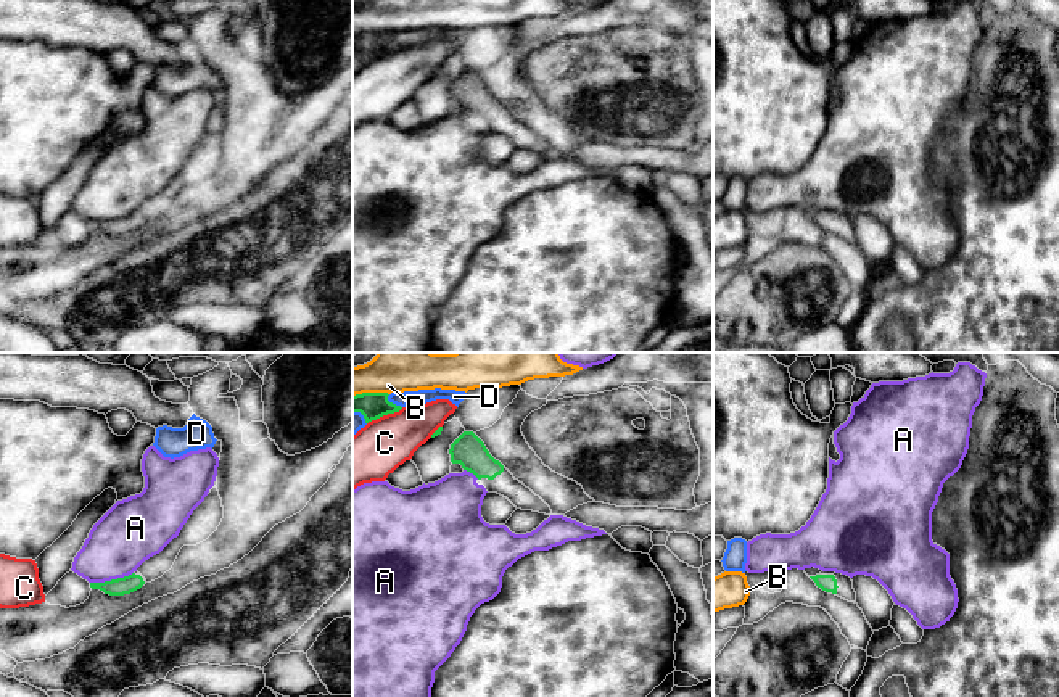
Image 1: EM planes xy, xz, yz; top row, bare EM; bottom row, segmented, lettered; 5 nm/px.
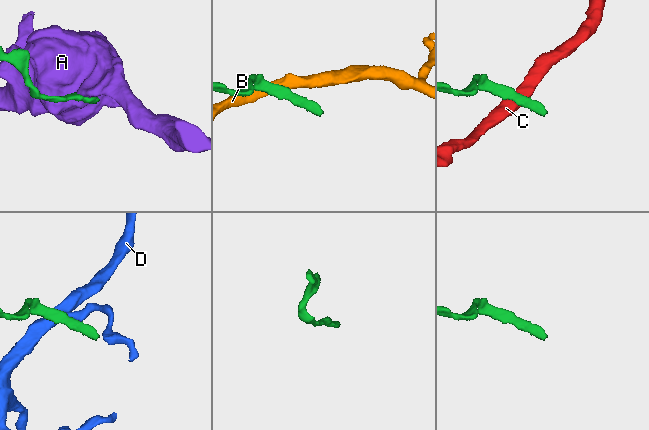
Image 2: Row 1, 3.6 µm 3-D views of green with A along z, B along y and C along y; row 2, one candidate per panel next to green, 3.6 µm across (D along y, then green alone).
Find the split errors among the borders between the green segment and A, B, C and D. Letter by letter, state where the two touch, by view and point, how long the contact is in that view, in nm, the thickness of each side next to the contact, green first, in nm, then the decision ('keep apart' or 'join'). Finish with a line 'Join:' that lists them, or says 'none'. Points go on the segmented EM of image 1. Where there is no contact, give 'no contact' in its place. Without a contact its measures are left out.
A: xy (111, 580) | 220 nm | 90/320 nm | keep apart
B: xz (370, 393) | 180 nm | 140/280 nm | keep apart
C: xz (385, 414) | 200 nm | 140/260 nm | keep apart
D: xz (391, 403) | 100 nm | 140/80 nm | keep apart
Join: none

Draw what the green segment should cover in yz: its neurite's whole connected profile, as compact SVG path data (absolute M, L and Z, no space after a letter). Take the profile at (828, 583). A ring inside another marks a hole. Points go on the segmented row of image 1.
M821 571L819 575L810 578L822 591L856 604L856 592L850 576L835 571Z

